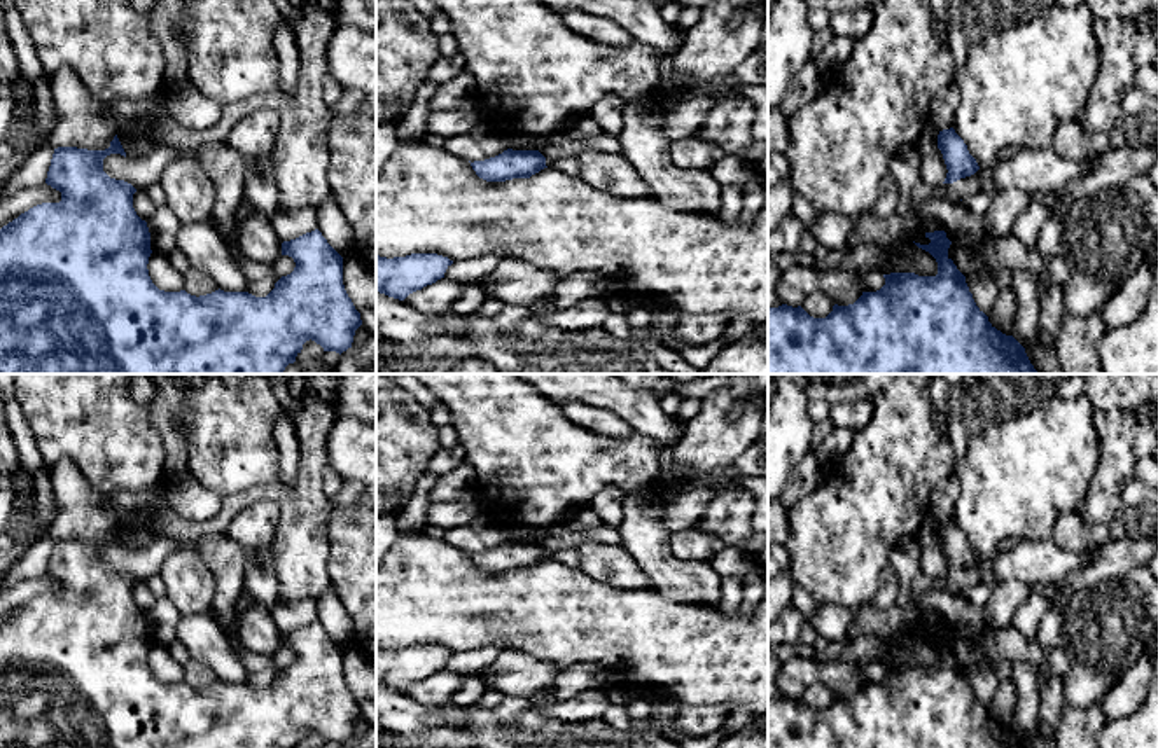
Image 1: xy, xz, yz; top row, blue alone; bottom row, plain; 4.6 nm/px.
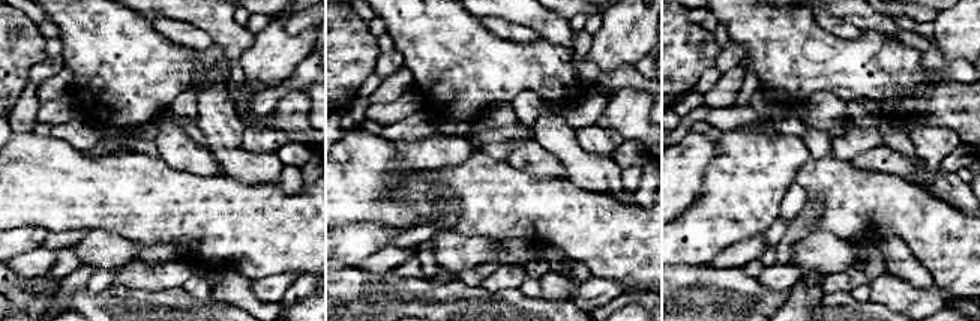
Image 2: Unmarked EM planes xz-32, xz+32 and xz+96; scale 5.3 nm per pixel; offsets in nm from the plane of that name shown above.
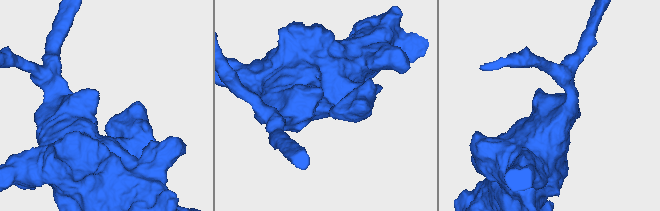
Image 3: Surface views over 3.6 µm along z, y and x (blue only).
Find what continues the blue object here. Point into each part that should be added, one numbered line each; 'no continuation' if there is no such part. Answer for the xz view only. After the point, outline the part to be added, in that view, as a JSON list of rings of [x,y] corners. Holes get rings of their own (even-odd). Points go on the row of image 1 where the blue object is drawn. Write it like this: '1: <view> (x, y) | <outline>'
no continuation

